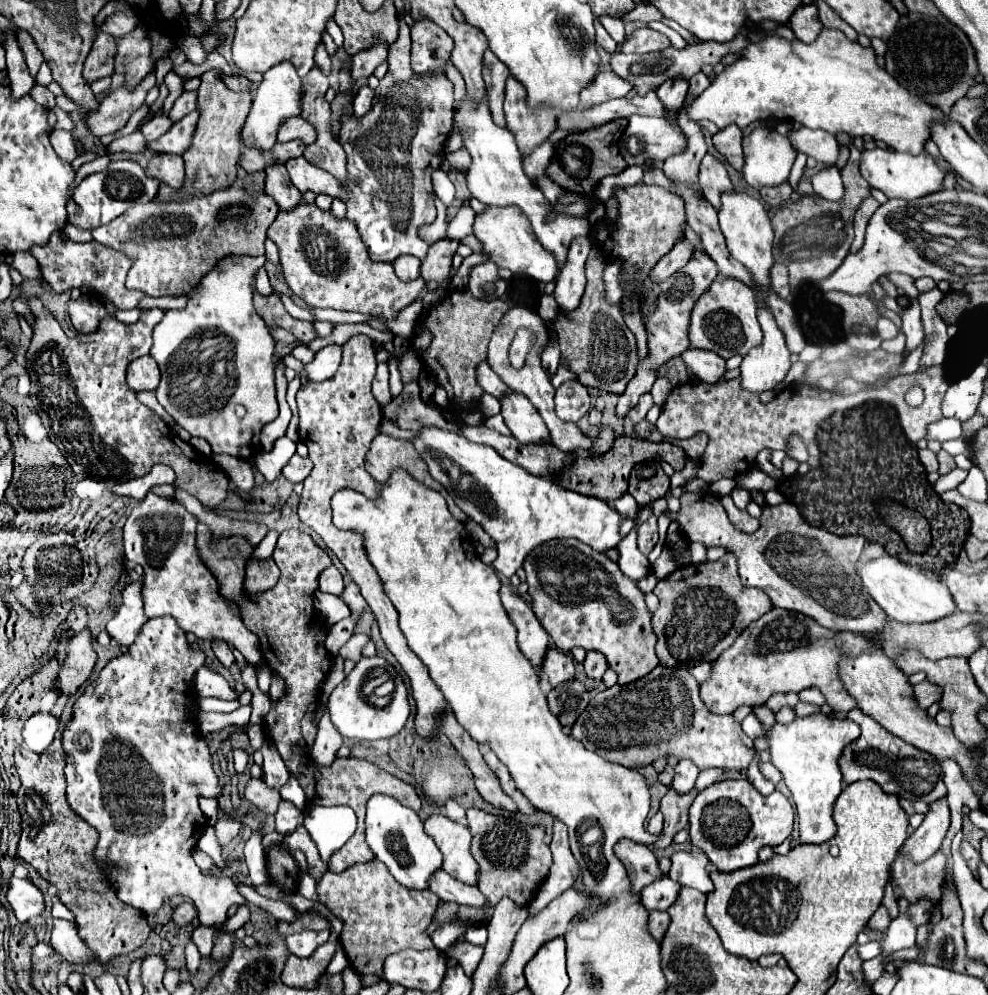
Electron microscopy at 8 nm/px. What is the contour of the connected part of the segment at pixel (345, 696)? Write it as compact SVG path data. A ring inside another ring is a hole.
M379 656L361 658L355 664L355 668L345 676L345 680L329 694L327 712L329 712L331 722L337 728L337 732L345 738L353 738L357 742L375 742L379 738L391 738L405 726L407 716L409 716L407 688L403 684L403 678L397 674L397 670L385 658L379 658ZM381 678L387 678L387 680L391 678L395 688L389 694L389 700L385 706L375 706L373 690L375 690L375 686L379 686Z

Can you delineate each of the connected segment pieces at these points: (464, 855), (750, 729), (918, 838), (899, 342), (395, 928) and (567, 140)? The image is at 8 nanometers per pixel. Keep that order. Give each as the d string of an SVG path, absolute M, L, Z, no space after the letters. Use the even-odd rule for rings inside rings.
M431 814L423 822L423 826L443 854L443 870L453 878L475 886L479 866L469 852L469 844L471 844L469 828L461 826L459 822L443 814Z
M749 714L749 716L741 722L741 728L743 728L743 732L745 732L747 736L751 736L751 738L755 738L755 736L761 734L761 724L759 724L759 720L755 718L755 714Z
M943 798L931 804L931 810L925 816L923 824L907 836L901 854L905 854L915 864L925 862L939 850L947 828L949 828L949 806L947 800Z
M899 332L899 336L893 338L893 340L885 340L885 342L881 344L881 348L883 348L885 352L891 352L891 354L901 354L903 348L905 348L905 336L903 336L903 332Z
M375 858L365 864L355 864L341 874L327 872L317 882L317 892L321 902L345 922L341 944L351 960L351 968L359 974L379 976L383 960L389 954L405 948L425 950L433 946L431 938L425 936L425 928L433 922L439 898L429 890L419 892L413 888L403 888L403 884L387 872L387 866L379 864Z
M625 118L611 120L599 128L573 132L555 144L555 156L547 166L547 176L565 190L591 192L593 186L607 174L619 174L627 164L617 152L617 140L627 126Z

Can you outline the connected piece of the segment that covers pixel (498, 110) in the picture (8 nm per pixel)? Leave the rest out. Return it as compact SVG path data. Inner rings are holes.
M487 50L483 56L483 78L485 78L485 84L489 88L489 108L493 112L493 120L499 126L505 126L503 94L505 94L507 76L509 76L509 68Z

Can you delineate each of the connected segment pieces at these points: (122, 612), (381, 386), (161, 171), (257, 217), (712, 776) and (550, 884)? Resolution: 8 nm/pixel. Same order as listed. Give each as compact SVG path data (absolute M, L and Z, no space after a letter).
M141 582L127 584L121 592L123 604L117 608L115 616L107 622L105 630L111 636L111 640L115 640L119 646L131 646L143 622L147 620L143 614L143 602L139 590L141 590Z
M379 362L377 364L377 374L373 380L373 396L375 400L385 406L391 400L391 392L389 392L389 372L387 372L387 364Z
M157 154L147 166L147 174L177 190L183 182L183 158L177 154Z
M229 186L185 202L153 200L135 204L111 224L93 228L91 234L97 242L117 248L135 260L127 274L127 288L141 290L147 296L183 296L189 294L223 256L263 256L265 232L277 212L275 200L265 196L265 192L255 194L247 188Z
M703 770L703 772L699 774L699 778L697 778L695 788L697 788L697 790L703 790L703 788L707 788L707 786L715 784L715 782L719 780L719 776L729 774L729 772L731 772L731 770L717 770L717 772L713 772L713 770Z
M555 820L555 824L553 824L551 854L553 854L553 864L551 864L549 876L543 882L537 898L529 904L529 916L533 916L535 912L541 912L551 900L555 900L567 888L571 888L575 884L575 880L581 876L579 864L569 850L567 826L561 820Z

